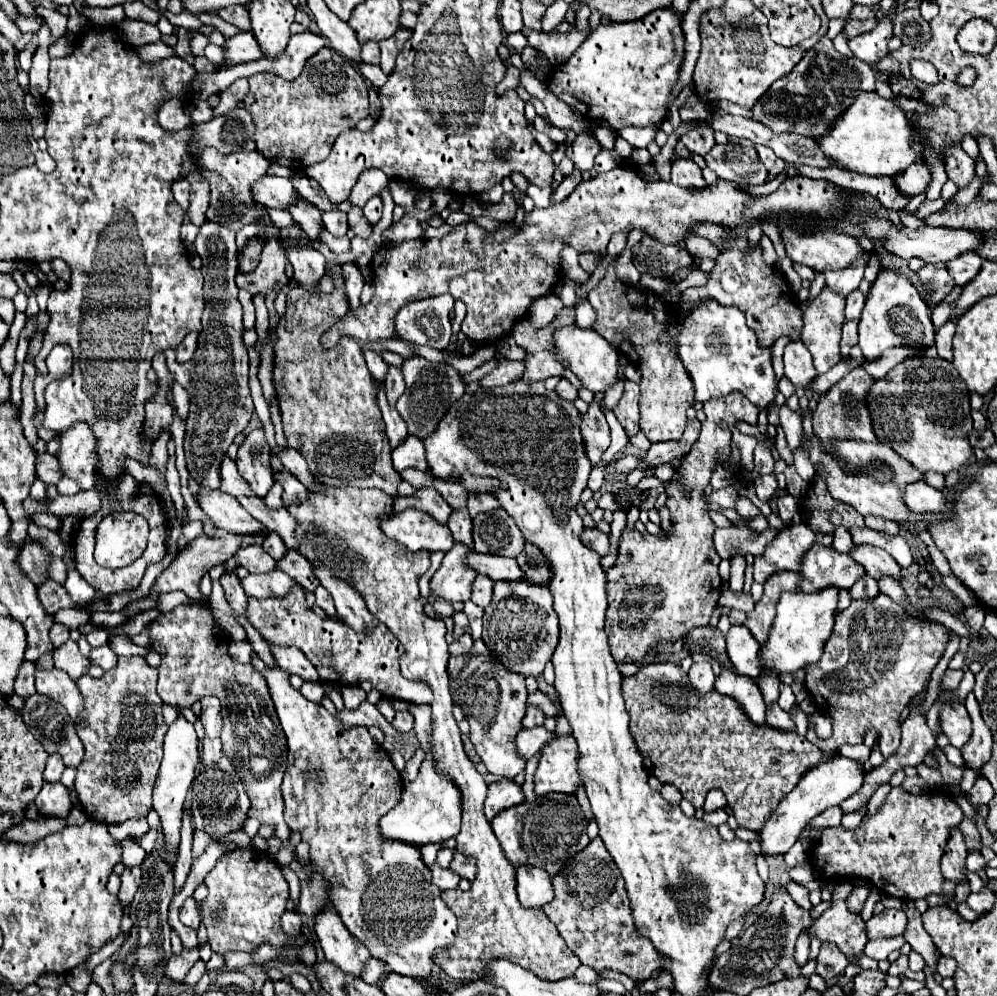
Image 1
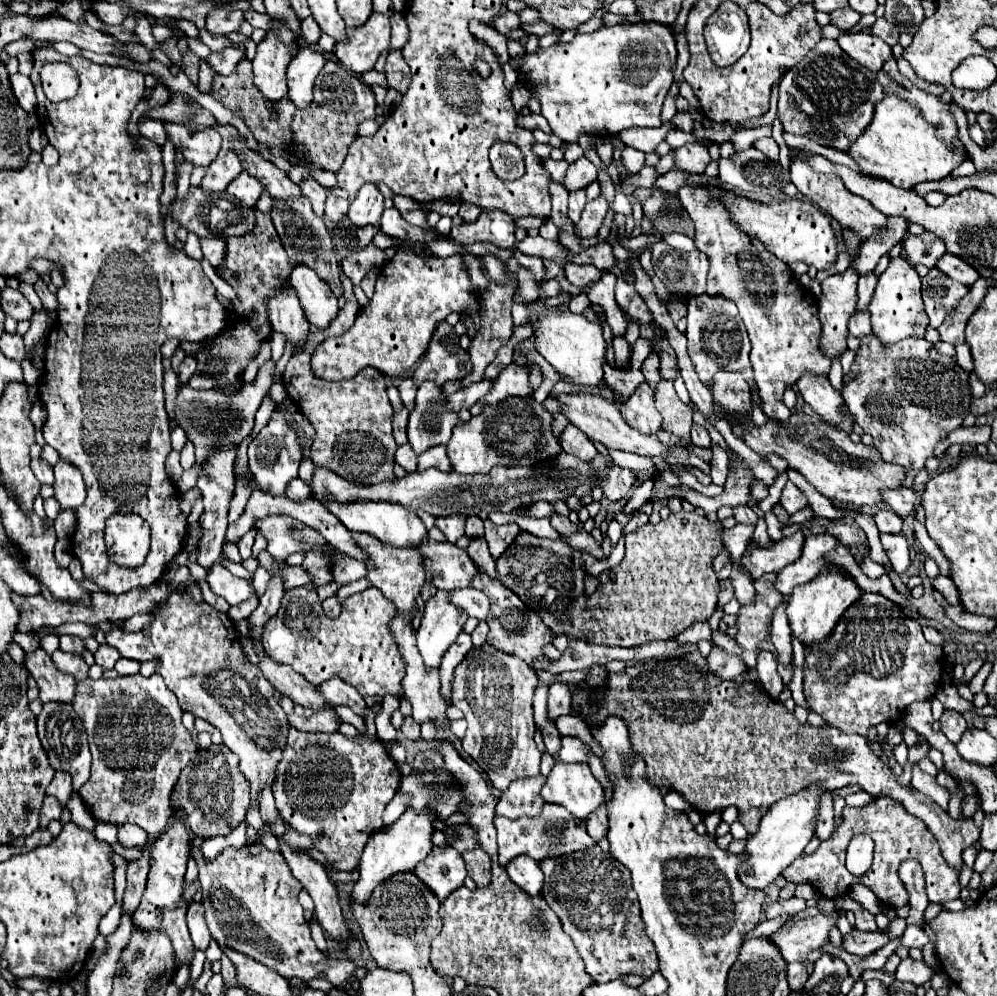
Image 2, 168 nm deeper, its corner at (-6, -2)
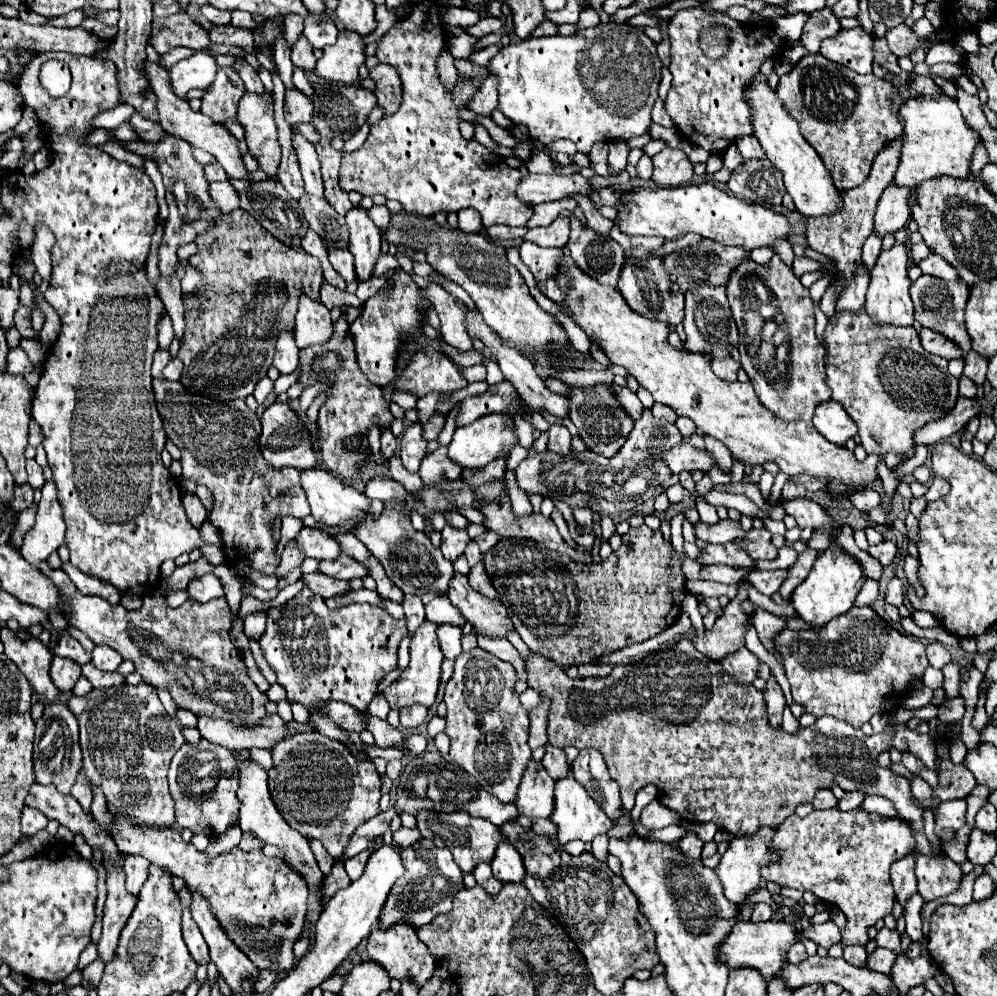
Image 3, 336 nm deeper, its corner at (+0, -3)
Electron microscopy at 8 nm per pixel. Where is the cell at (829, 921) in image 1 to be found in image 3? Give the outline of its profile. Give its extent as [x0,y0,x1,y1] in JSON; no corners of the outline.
[719,920,797,980]

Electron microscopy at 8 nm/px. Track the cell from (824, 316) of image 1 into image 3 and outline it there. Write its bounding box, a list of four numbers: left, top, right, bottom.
[805,140,901,290]

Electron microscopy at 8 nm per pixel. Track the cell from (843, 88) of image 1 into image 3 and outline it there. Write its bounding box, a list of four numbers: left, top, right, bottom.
[777,54,921,192]

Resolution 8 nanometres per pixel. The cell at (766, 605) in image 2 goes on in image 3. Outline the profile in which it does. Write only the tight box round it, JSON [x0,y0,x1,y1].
[691,582,749,662]

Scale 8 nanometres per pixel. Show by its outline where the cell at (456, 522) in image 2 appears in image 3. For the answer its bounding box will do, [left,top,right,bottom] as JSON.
[441,526,469,562]

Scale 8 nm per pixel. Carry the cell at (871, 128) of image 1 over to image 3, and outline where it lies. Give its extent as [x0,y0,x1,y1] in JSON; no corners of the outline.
[893,94,981,188]

